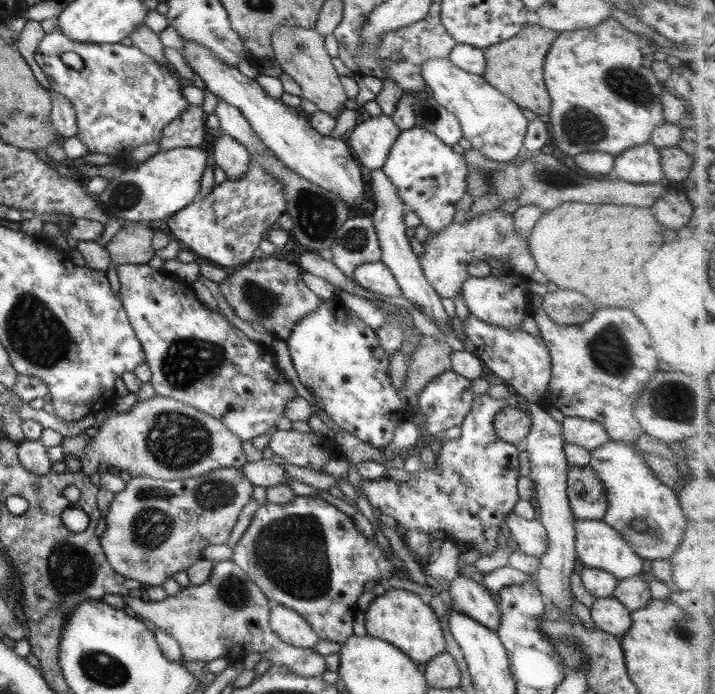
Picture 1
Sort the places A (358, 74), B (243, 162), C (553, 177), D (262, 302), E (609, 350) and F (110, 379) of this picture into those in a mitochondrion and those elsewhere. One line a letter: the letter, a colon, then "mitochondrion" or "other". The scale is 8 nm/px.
A: other
B: other
C: mitochondrion
D: mitochondrion
E: mitochondrion
F: other

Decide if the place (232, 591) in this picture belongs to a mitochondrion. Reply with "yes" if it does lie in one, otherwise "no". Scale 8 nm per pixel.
yes

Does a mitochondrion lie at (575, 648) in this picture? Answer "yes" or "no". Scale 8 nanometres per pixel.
yes

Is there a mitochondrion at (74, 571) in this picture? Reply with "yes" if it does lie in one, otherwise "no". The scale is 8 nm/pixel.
yes

